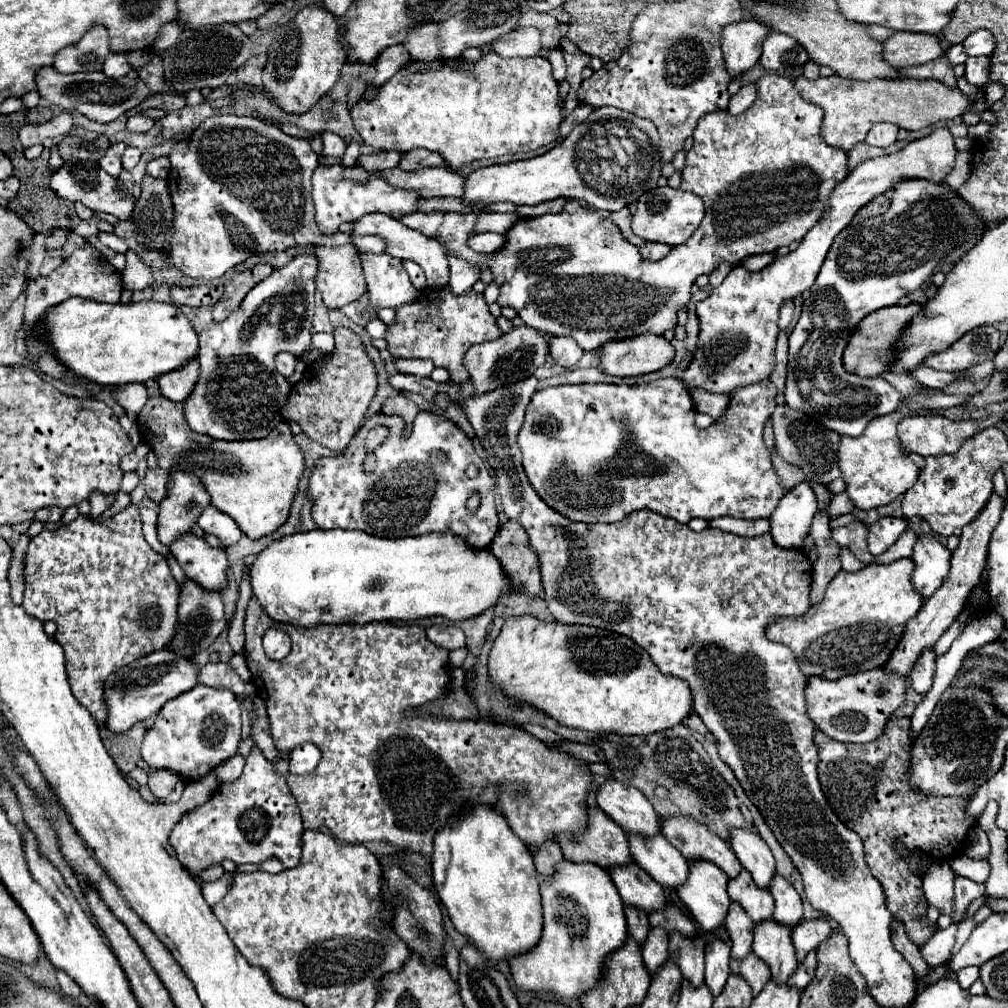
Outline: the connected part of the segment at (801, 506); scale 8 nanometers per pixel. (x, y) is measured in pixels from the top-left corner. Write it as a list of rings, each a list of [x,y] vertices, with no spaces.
[[[807,483],[793,487],[769,517],[769,533],[775,545],[781,549],[801,549],[805,537],[809,535],[815,511],[817,499],[813,489]]]

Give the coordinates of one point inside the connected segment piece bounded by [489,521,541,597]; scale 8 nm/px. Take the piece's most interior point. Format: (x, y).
(511, 546)

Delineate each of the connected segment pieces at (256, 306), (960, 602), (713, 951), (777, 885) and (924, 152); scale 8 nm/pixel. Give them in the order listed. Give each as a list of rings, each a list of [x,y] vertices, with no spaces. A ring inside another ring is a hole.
[[[309,247],[303,255],[297,255],[291,263],[287,263],[285,267],[281,269],[275,269],[275,273],[271,273],[267,279],[263,279],[261,283],[257,283],[249,293],[247,297],[241,301],[241,305],[223,321],[211,321],[209,325],[203,325],[203,329],[199,331],[199,363],[201,363],[201,377],[199,377],[199,383],[195,385],[191,397],[185,401],[185,419],[187,423],[191,425],[193,431],[197,433],[207,433],[209,437],[215,437],[215,439],[225,439],[225,441],[243,441],[243,439],[261,439],[265,437],[267,433],[271,433],[281,421],[283,421],[283,415],[281,415],[281,409],[285,407],[287,403],[287,397],[289,397],[289,383],[285,377],[281,377],[275,369],[275,355],[281,353],[281,351],[295,351],[297,357],[301,355],[325,355],[325,359],[331,357],[331,353],[325,353],[325,351],[317,351],[311,343],[311,321],[313,321],[313,309],[315,309],[315,273],[317,273],[317,259],[313,255],[313,247]]]
[[[993,495],[989,499],[989,505],[985,505],[985,509],[979,513],[979,517],[963,529],[961,543],[951,555],[951,571],[947,573],[943,585],[925,601],[925,605],[921,607],[917,617],[913,617],[913,621],[909,621],[909,625],[905,627],[905,637],[901,639],[901,645],[897,645],[897,649],[893,651],[889,665],[885,665],[887,671],[897,671],[901,675],[909,675],[909,669],[913,669],[913,661],[917,661],[917,657],[921,655],[921,649],[925,649],[925,645],[935,645],[937,639],[957,619],[957,615],[961,613],[961,609],[967,603],[971,589],[981,583],[981,569],[987,559],[987,545],[989,545],[995,525],[1001,519],[1001,511],[1003,511],[1003,499],[999,495]]]
[[[715,939],[705,947],[705,985],[717,997],[729,977],[729,959],[731,959],[731,941]]]
[[[775,873],[773,881],[769,885],[769,891],[775,897],[773,917],[777,921],[783,921],[789,927],[797,925],[803,919],[803,907],[801,907],[801,899],[799,899],[799,893],[795,891],[795,887],[789,881],[785,881],[779,873]]]
[[[943,127],[935,129],[923,139],[909,141],[901,151],[893,155],[883,155],[859,163],[857,169],[853,169],[849,177],[835,187],[825,213],[819,217],[815,227],[805,235],[795,251],[791,251],[789,255],[777,255],[769,267],[757,273],[747,271],[743,265],[733,267],[727,275],[727,281],[715,287],[711,297],[697,303],[701,333],[699,347],[693,355],[689,369],[683,375],[687,389],[691,391],[695,387],[703,387],[711,393],[731,395],[733,389],[741,385],[769,379],[769,373],[775,365],[773,349],[779,333],[777,321],[781,301],[795,299],[813,285],[837,233],[851,223],[853,215],[863,205],[867,205],[877,195],[891,191],[901,179],[915,177],[927,179],[931,183],[943,183],[955,165],[955,155],[957,149],[953,135],[949,133],[949,129]]]

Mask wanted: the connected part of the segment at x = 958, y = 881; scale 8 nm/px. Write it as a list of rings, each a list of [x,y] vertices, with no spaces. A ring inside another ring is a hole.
[[[955,877],[955,897],[953,897],[953,915],[951,915],[953,923],[959,923],[965,917],[971,901],[983,895],[985,895],[985,885],[973,883],[965,877]]]

